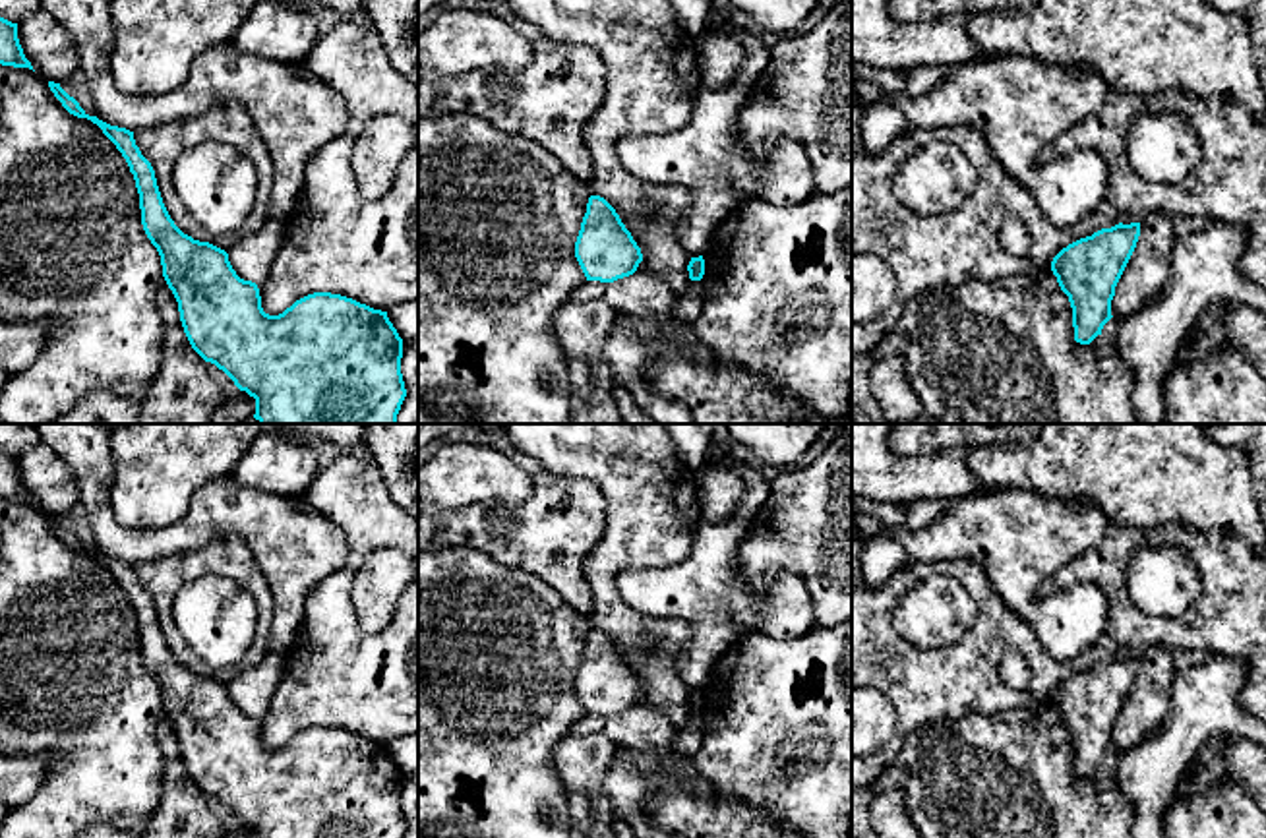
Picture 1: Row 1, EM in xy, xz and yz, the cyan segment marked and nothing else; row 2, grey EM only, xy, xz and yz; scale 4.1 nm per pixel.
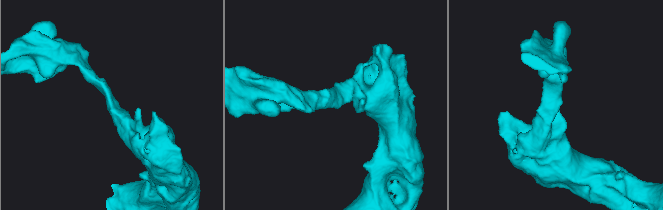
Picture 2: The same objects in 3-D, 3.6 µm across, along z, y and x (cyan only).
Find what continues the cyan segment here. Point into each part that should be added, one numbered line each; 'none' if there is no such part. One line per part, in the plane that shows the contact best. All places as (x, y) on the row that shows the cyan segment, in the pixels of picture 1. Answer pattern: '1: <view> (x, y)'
none

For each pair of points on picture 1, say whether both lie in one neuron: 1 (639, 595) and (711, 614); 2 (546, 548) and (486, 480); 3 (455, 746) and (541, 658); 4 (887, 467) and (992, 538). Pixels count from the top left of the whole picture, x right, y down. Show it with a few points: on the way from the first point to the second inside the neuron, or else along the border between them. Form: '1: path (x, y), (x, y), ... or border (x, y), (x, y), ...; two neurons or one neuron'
1: path (657, 595), (693, 597); one neuron
2: border (506, 457), (529, 477), (531, 492), (521, 502); two neurons
3: path (475, 724), (519, 680); one neuron
4: border (994, 490), (951, 502); two neurons

